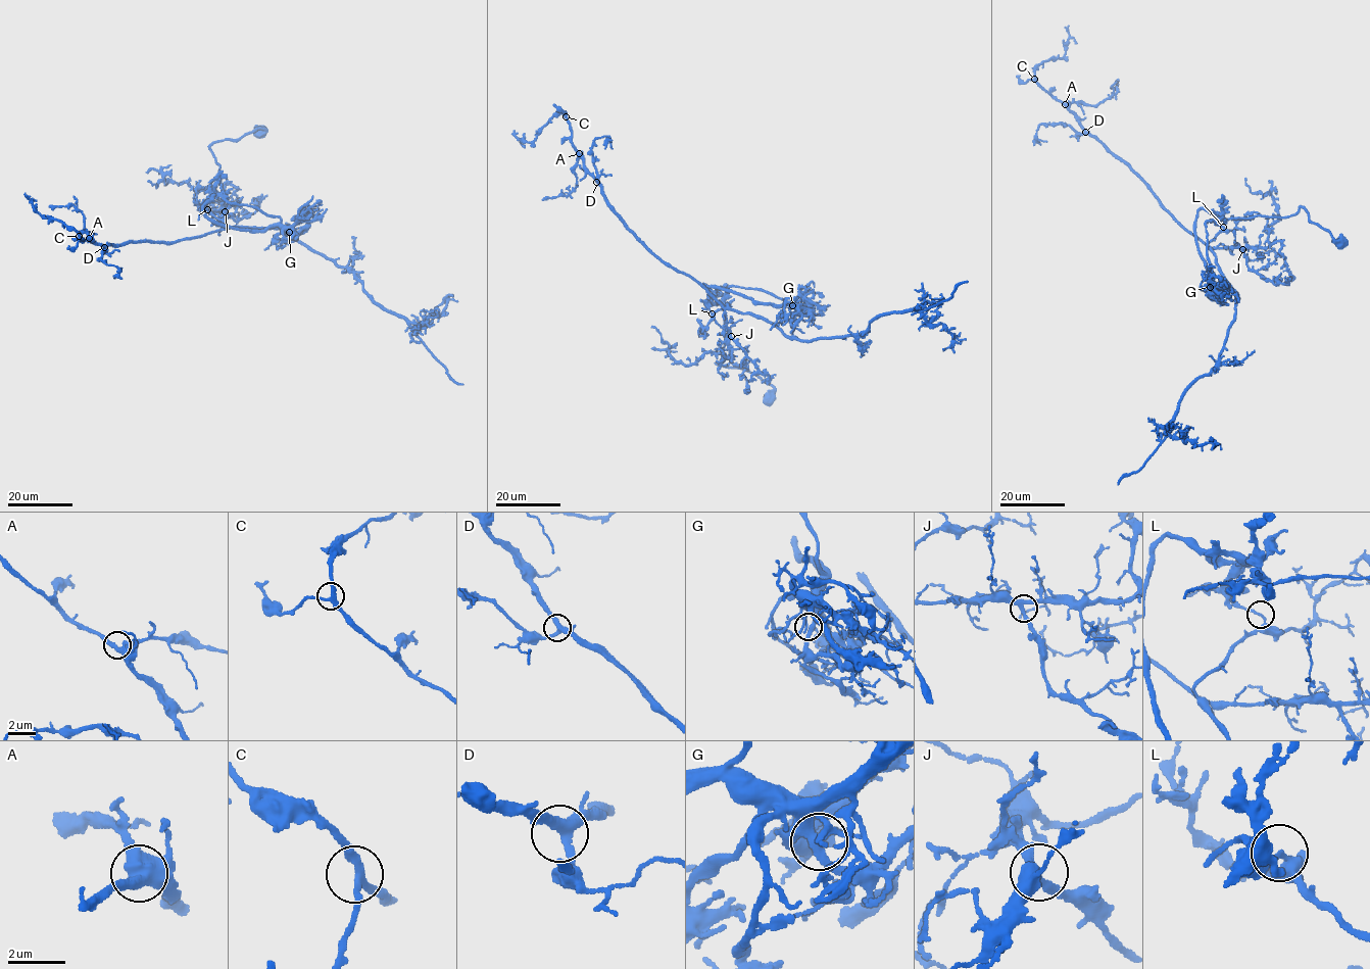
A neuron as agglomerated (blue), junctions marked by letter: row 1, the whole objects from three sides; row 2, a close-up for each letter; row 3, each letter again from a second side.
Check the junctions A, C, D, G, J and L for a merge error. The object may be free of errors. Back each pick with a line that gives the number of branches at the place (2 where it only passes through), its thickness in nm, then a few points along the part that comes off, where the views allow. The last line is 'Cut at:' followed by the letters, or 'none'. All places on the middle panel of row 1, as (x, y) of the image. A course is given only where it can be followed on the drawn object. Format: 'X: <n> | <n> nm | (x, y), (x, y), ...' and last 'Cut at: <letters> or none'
L: 2 | 200 nm | (711, 313), (707, 301), (724, 304), (725, 346), (716, 362), (746, 370), (771, 385), (774, 391), (766, 404)
Cut at: L

